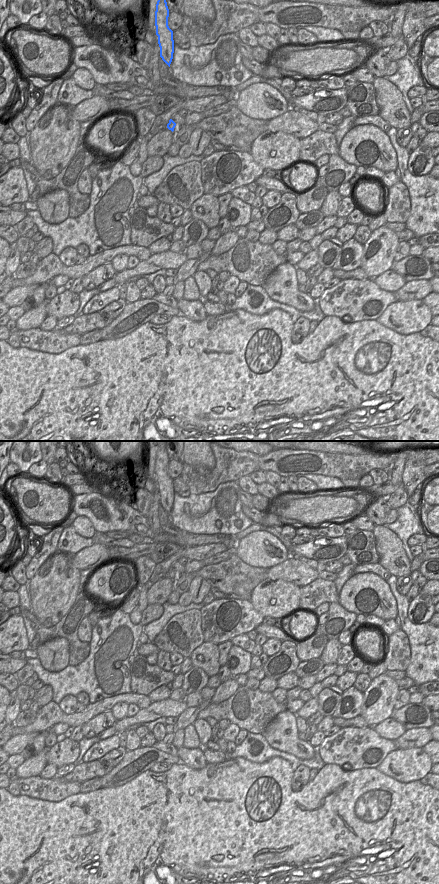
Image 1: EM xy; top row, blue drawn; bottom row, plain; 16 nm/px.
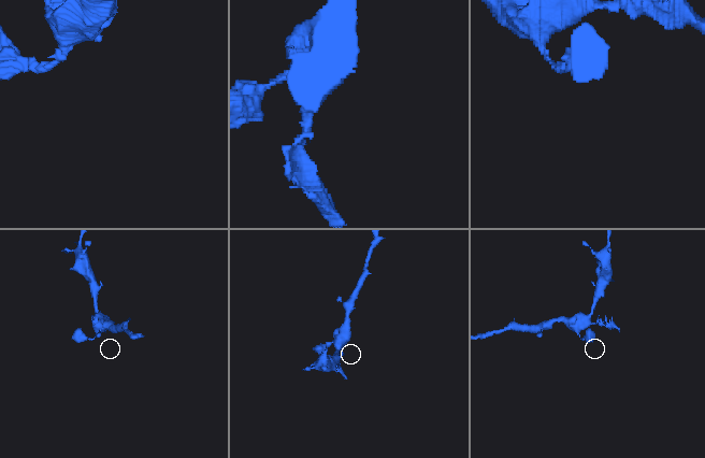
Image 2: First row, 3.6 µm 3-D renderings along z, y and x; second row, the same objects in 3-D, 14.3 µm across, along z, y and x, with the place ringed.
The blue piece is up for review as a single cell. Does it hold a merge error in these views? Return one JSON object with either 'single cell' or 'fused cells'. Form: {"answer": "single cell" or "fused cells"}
{"answer": "fused cells"}

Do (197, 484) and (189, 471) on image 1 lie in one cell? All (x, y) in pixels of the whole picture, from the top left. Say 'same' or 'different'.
same

